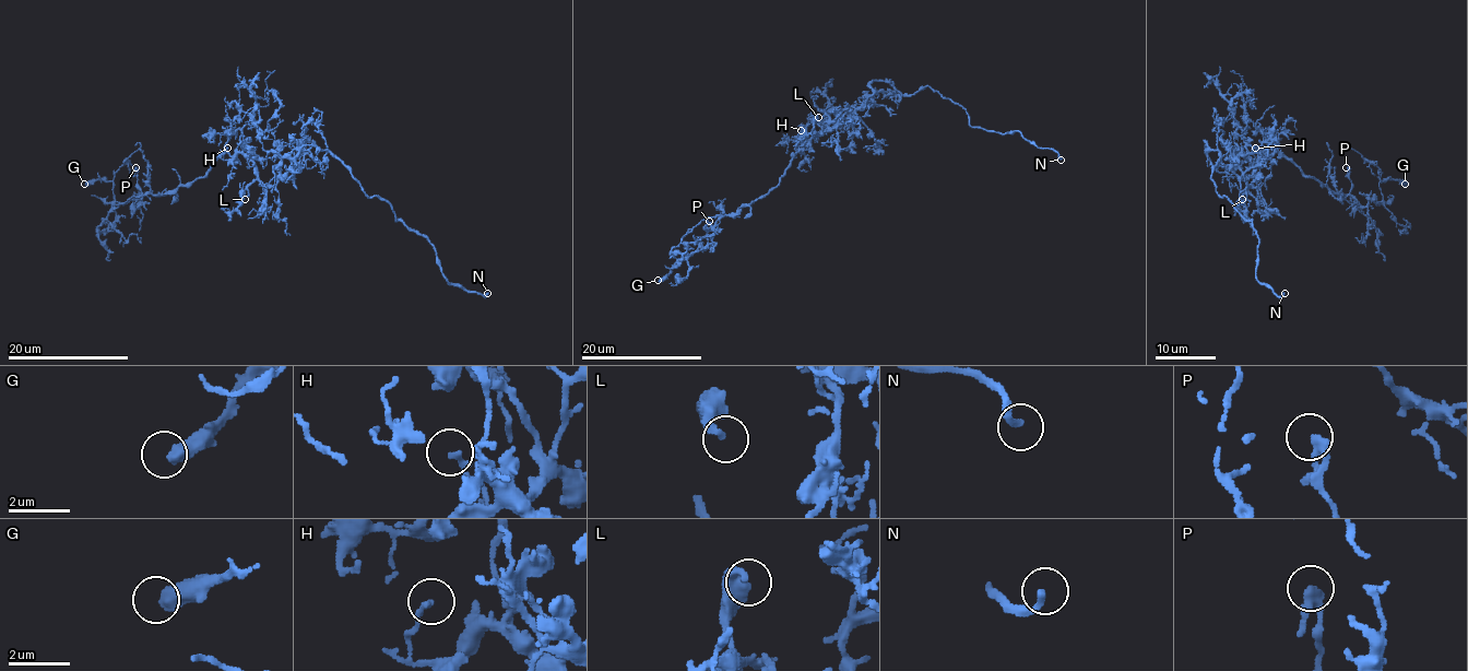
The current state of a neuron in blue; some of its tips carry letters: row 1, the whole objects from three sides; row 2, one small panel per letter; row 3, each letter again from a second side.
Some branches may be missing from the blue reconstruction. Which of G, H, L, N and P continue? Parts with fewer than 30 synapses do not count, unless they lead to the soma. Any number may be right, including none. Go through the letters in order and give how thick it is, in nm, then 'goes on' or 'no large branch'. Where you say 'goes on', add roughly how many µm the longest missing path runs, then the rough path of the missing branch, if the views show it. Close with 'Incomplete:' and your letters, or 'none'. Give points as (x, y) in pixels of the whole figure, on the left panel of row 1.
G: 500 nm | no large branch
H: 180 nm | no large branch
L: 280 nm | no large branch
N: 260 nm | goes on | 60 µm
P: 400 nm | goes on | 10 µm | (135, 167), (135, 155), (148, 141), (160, 160)
Incomplete: N, P

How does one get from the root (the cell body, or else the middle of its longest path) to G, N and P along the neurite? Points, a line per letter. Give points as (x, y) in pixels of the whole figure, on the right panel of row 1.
G: (1233, 159), (1239, 151), (1246, 159), (1280, 152), (1364, 207), (1383, 199), (1381, 180), (1405, 184)
N: (1233, 159), (1219, 172), (1206, 144), (1219, 152), (1215, 190), (1255, 230), (1255, 278), (1285, 293)
P: (1233, 159), (1231, 154), (1239, 151), (1246, 159), (1280, 152), (1339, 195), (1351, 188), (1346, 167)

